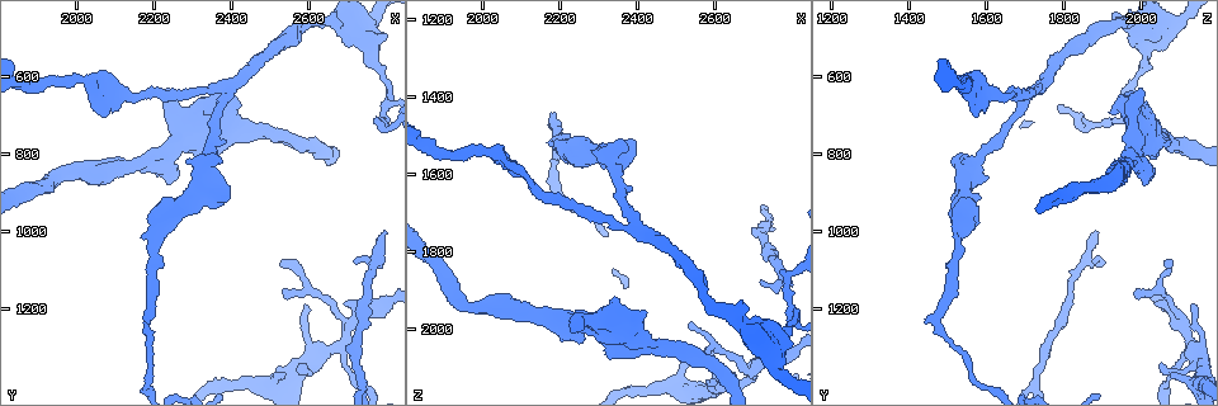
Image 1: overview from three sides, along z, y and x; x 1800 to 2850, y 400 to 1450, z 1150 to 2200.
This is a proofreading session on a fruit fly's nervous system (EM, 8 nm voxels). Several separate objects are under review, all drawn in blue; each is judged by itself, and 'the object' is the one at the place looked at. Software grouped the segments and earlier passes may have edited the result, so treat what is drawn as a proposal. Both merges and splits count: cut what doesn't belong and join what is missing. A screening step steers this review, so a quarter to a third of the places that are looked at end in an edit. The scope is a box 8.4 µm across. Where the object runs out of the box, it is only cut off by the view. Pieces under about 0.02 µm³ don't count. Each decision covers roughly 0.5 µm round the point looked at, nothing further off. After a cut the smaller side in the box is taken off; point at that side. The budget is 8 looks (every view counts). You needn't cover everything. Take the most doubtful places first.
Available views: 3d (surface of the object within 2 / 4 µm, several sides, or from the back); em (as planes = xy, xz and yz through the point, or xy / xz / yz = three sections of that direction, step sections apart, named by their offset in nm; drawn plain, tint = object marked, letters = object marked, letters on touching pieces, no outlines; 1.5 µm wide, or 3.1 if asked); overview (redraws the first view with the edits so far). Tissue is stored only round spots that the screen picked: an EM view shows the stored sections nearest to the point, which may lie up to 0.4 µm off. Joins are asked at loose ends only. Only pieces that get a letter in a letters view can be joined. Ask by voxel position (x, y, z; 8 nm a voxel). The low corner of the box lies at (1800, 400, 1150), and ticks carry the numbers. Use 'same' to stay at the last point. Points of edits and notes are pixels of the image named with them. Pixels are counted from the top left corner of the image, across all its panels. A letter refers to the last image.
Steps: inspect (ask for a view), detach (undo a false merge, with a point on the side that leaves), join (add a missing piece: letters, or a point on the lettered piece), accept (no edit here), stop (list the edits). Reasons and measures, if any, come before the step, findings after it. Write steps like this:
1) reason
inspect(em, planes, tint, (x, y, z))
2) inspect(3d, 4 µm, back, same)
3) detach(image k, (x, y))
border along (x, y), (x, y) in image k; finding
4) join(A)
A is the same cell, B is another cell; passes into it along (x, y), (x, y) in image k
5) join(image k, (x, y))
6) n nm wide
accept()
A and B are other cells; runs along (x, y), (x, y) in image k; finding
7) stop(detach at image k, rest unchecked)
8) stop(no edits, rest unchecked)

calibre changes
inspect(3d, 2 µm, (2705, 1250, 2115))

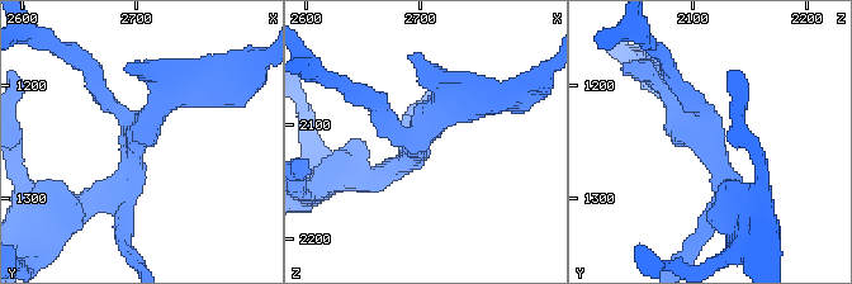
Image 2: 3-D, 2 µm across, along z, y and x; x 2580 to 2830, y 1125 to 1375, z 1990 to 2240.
shape alone is not enough
inspect(em, planes, letters, (2698, 1248, 2112))

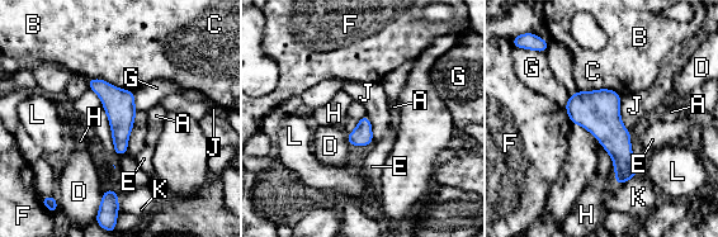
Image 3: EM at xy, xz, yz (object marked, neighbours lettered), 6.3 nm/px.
100 nm wide
accept()
A, B, C, D, E, F, G, H, J, K and L are other cells; border along (138, 110), (126, 153) in image 3; one neuron here

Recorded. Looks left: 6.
abrupt turn
inspect(3d, 2 µm, (2795, 725, 1860))

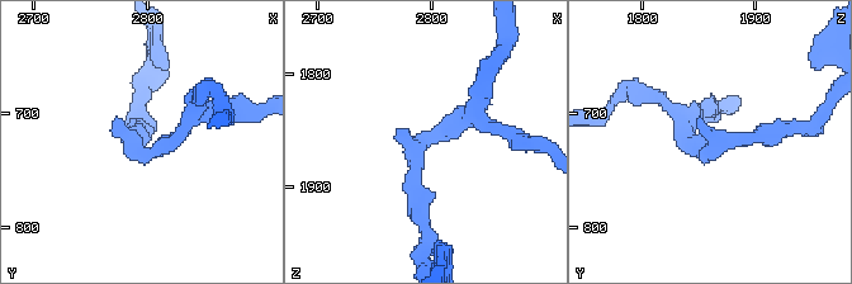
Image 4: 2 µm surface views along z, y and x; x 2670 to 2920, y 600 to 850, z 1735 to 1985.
inspect(em, yz, step 4, tint, (2794, 734, 1860))

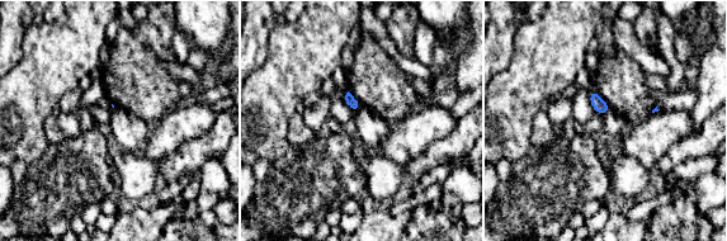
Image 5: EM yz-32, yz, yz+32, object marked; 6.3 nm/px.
another direction
inspect(em, xz, step 8, letters, same)

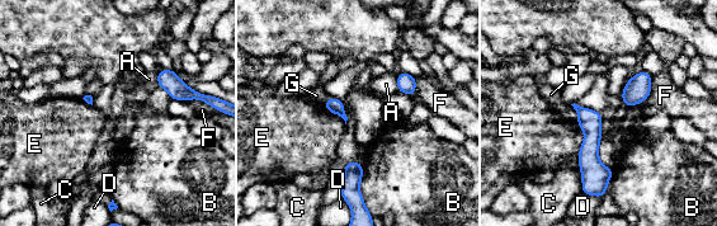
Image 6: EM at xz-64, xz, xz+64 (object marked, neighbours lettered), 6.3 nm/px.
150 nm wide
accept()
A, B, C, D, E, F and G are other cells; runs along (580, 109), (603, 187) in image 6; all the same neuron

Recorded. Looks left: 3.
branch point
inspect(em, yz, step 8, tint, (2240, 800, 1985))

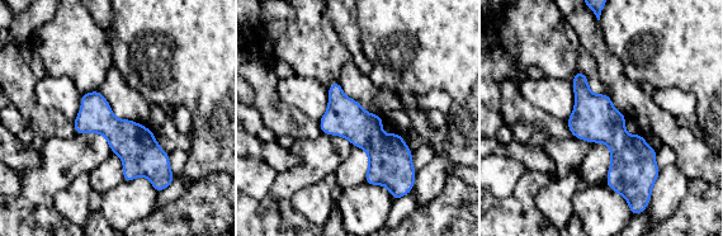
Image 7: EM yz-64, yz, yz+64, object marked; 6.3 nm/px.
inspect(em, planes, letters, same)

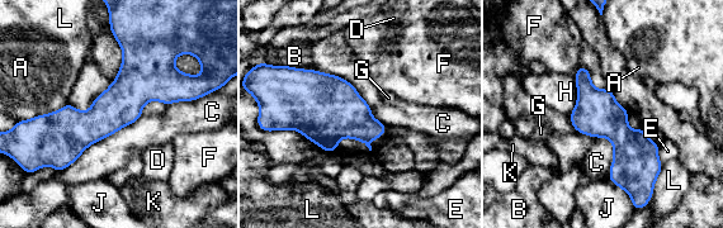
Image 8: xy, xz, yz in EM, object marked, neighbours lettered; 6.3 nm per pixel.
accept()
A, B, C, D, E, F, G, H, J, K and L are other cells; all the same neuron

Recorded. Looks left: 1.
stop(no edits, rest unchecked)

